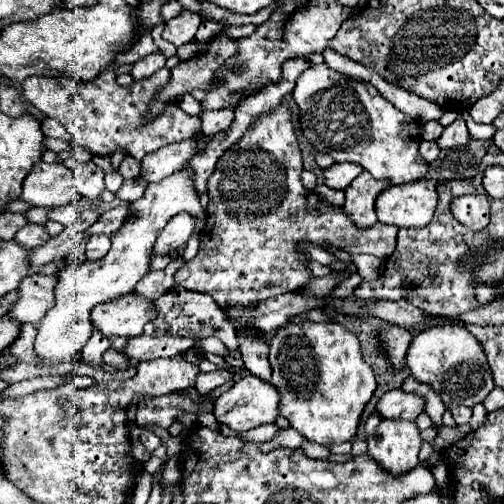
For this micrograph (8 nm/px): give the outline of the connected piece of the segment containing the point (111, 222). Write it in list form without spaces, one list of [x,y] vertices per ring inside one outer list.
[[[126,202],[120,204],[120,206],[116,206],[116,208],[112,208],[112,210],[108,210],[108,212],[104,212],[104,214],[90,226],[90,230],[84,232],[84,240],[88,240],[88,238],[94,236],[94,234],[106,234],[106,236],[112,238],[112,234],[124,226],[128,214],[130,214],[130,208],[128,208]]]

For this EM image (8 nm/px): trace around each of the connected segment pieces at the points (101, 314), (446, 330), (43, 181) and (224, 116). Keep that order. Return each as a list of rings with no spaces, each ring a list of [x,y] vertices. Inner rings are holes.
[[[126,294],[124,298],[116,298],[116,302],[96,306],[90,318],[92,326],[100,330],[106,338],[132,338],[140,336],[144,324],[156,318],[156,310],[152,310],[150,300]]]
[[[432,326],[422,330],[410,342],[406,352],[406,366],[410,376],[428,384],[442,398],[446,406],[476,406],[486,400],[494,388],[490,366],[484,358],[482,346],[472,338],[466,328],[458,326]]]
[[[38,162],[24,180],[20,196],[30,206],[66,206],[78,198],[72,172],[62,162]]]
[[[230,108],[208,110],[200,118],[202,118],[202,132],[206,136],[214,136],[220,130],[228,130],[228,126],[232,124],[232,110]]]

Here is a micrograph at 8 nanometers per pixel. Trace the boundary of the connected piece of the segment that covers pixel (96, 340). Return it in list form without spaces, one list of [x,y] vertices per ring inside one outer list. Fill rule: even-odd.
[[[96,330],[92,332],[92,338],[88,340],[88,344],[84,346],[82,350],[82,360],[88,364],[88,366],[94,366],[94,368],[102,368],[104,360],[102,360],[102,354],[110,348],[110,342],[102,336],[102,334],[96,334]]]

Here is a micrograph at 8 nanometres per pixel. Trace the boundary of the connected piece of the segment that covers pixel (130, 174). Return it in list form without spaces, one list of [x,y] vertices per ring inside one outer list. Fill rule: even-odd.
[[[124,158],[118,172],[124,176],[124,178],[134,178],[140,174],[140,164],[134,160],[134,158]]]

